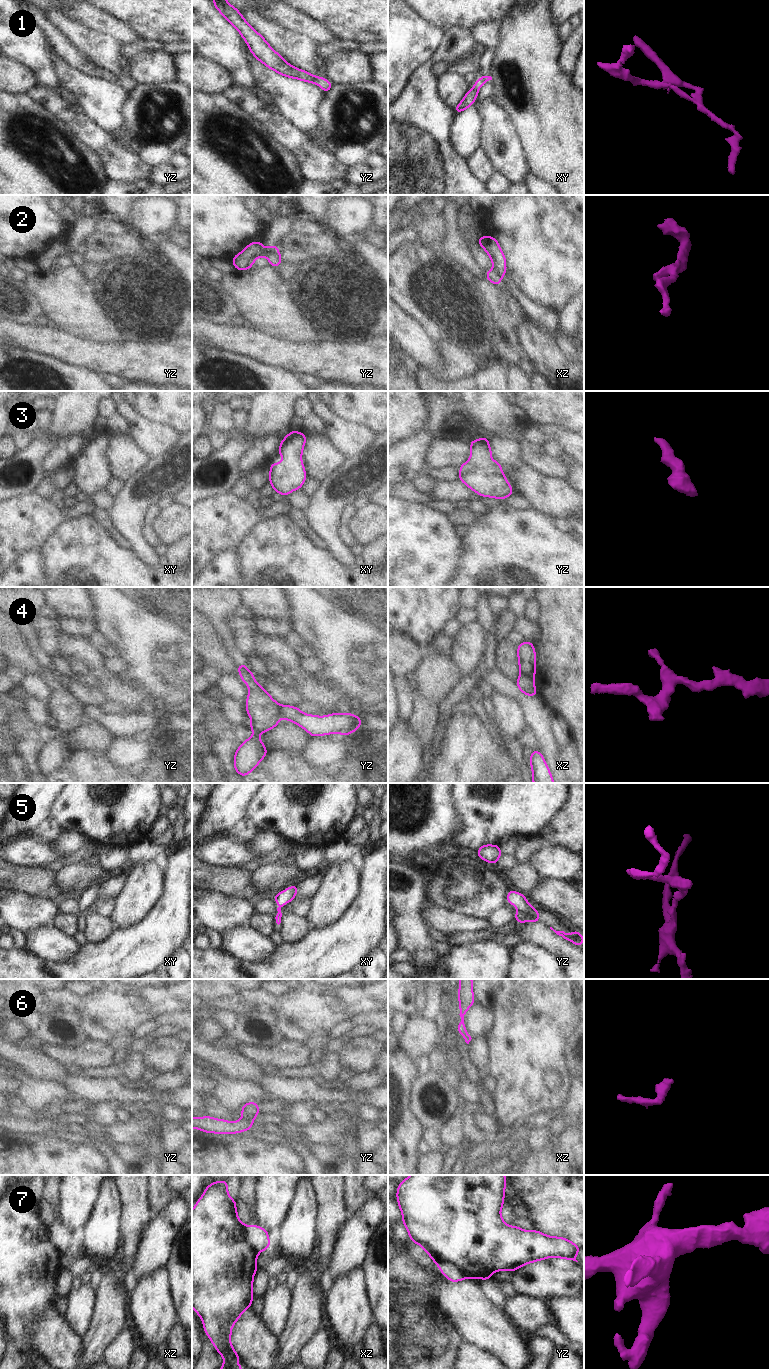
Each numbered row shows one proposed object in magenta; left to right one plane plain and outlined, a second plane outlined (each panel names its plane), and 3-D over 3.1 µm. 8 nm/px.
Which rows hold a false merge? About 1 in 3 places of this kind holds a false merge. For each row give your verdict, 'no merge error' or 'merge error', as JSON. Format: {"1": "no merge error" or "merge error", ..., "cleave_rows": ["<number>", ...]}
{"1": "merge error", "2": "merge error", "3": "no merge error", "4": "merge error", "5": "no merge error", "6": "no merge error", "7": "merge error", "cleave_rows": ["1", "2", "4", "7"]}

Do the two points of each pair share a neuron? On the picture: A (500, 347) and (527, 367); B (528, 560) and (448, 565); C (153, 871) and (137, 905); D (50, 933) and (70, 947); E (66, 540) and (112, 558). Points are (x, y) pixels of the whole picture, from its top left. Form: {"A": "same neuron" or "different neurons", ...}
{"A": "same neuron", "B": "different neurons", "C": "same neuron", "D": "same neuron", "E": "same neuron"}

